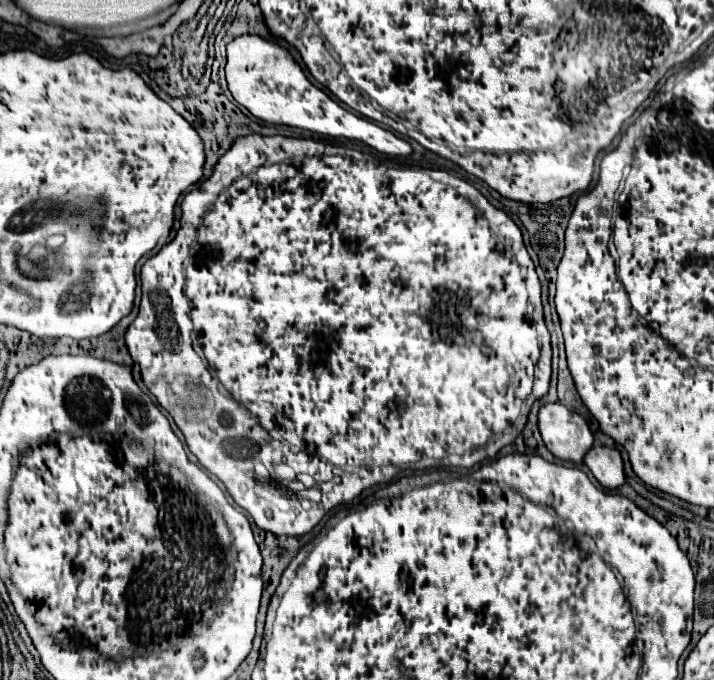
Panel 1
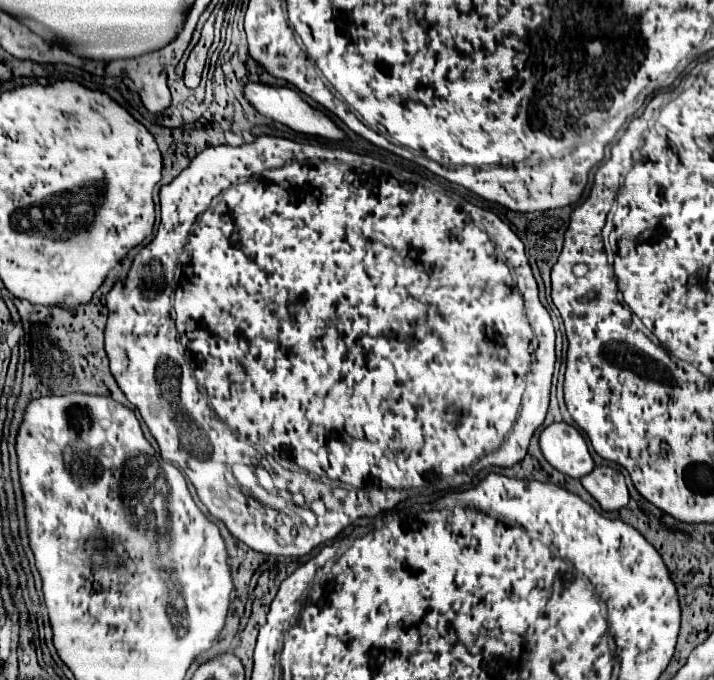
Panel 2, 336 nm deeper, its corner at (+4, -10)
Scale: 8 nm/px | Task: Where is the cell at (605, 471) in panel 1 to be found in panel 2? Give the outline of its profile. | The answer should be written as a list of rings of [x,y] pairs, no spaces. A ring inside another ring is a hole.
[[[598,466],[588,476],[584,476],[582,486],[590,492],[590,496],[600,504],[604,512],[620,510],[628,504],[628,488],[624,482],[624,474],[610,466]]]

